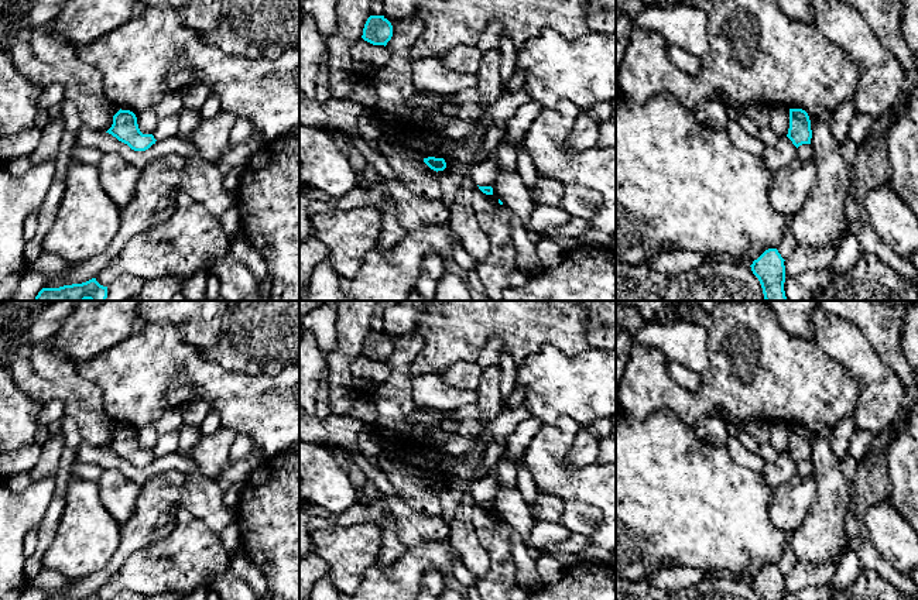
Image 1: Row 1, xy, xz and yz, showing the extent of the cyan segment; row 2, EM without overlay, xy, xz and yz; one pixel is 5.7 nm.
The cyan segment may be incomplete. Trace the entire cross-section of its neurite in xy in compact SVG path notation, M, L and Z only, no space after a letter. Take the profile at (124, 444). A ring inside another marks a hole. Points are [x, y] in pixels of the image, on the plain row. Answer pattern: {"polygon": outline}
{"polygon": "M121 425L113 432L113 440L106 449L134 467L145 467L157 457L153 450L143 450L140 448L137 433L133 428Z"}

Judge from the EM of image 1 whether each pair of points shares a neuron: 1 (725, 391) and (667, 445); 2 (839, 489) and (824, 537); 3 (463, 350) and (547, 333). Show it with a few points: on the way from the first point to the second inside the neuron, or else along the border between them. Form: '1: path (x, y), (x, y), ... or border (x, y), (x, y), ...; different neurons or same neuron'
1: border (656, 412), (672, 411), (692, 428); different neurons
2: path (832, 500), (824, 525); same neuron
3: path (485, 329), (526, 329); same neuron

